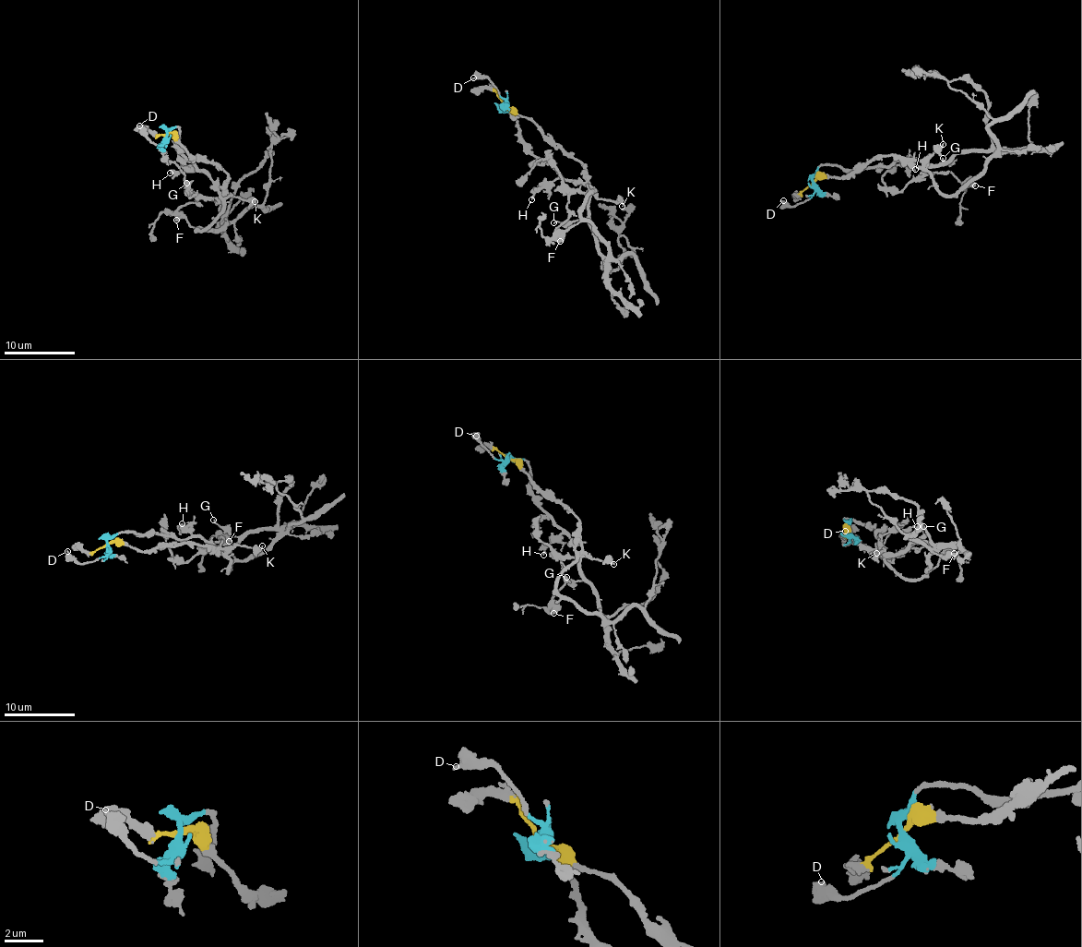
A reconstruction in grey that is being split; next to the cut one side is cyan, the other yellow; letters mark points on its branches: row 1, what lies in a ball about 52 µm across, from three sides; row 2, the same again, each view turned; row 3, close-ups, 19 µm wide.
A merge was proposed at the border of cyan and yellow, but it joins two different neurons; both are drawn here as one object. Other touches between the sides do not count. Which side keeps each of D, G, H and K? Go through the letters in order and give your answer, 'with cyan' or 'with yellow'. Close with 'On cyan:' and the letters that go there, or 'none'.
D: with cyan
G: with yellow
H: with cyan
K: with yellow
On cyan: D, H

